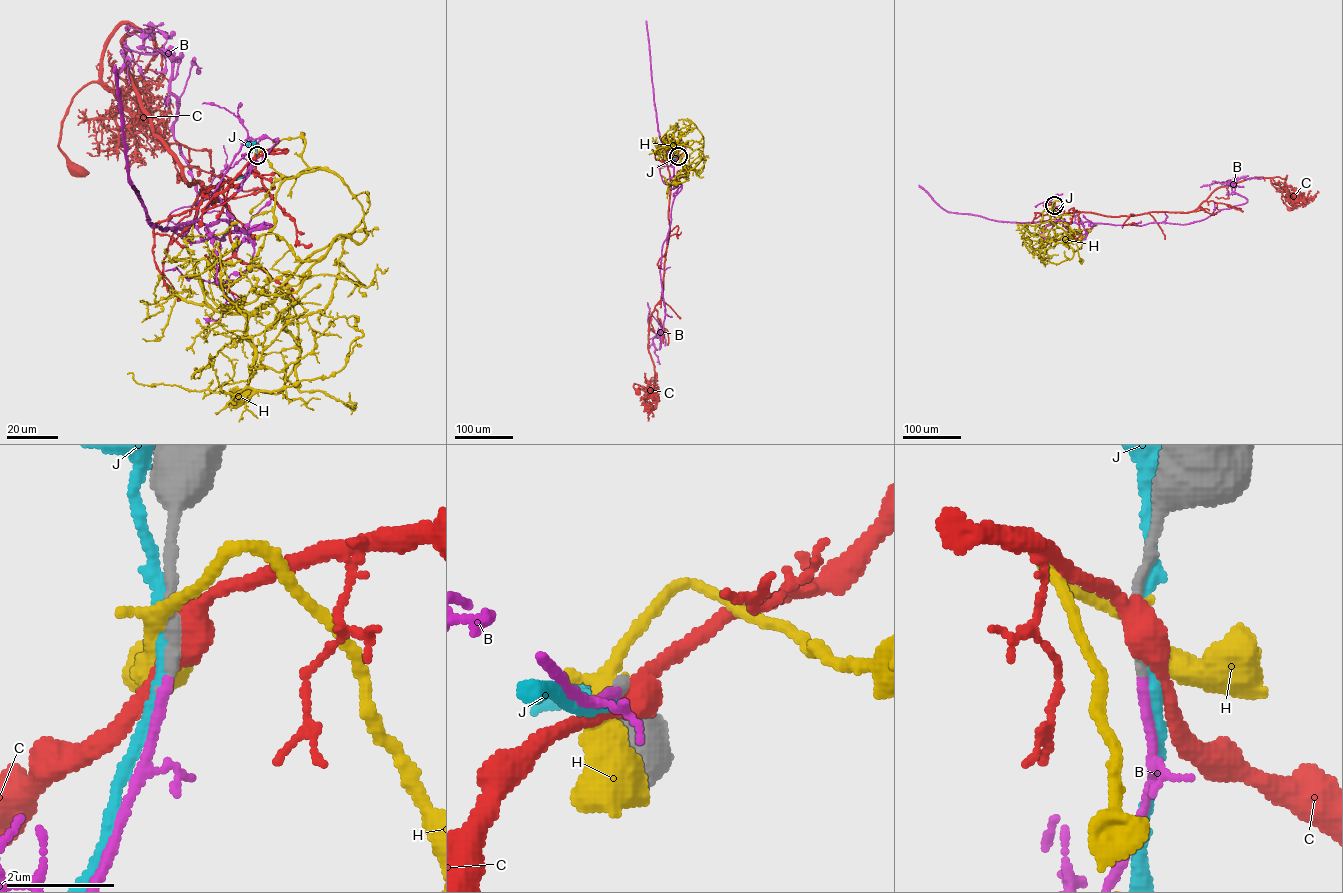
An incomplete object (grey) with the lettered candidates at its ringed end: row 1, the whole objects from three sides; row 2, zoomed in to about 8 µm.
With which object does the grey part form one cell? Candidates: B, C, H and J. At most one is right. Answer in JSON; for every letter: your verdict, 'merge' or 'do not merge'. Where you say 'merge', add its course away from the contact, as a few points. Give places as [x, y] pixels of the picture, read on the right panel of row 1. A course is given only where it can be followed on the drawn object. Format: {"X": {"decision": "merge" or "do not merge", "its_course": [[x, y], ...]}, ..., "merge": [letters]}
{"B": {"decision": "do not merge"}, "C": {"decision": "do not merge"}, "H": {"decision": "do not merge"}, "J": {"decision": "do not merge"}, "merge": []}

